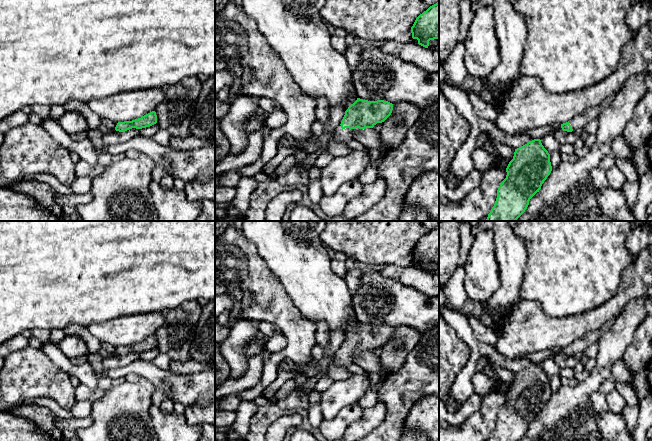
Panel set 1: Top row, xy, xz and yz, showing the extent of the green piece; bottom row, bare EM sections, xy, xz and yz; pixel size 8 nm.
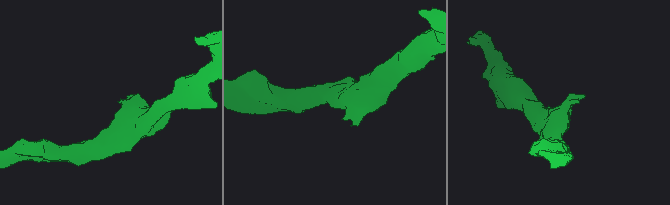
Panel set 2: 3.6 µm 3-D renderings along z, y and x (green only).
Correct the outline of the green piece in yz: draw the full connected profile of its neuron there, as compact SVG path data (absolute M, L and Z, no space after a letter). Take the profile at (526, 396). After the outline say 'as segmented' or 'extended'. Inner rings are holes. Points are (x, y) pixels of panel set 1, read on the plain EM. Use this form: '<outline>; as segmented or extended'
M540 363L515 373L488 441L520 441L551 395L550 378Z; as segmented

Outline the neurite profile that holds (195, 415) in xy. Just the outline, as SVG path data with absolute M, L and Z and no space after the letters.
M210 403L206 406L187 406L184 417L191 426L215 424L215 403Z

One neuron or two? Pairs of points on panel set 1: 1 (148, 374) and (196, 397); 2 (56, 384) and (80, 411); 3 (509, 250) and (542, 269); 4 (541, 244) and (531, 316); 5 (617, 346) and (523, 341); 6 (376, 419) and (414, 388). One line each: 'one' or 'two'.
1: one
2: two
3: two
4: two
5: two
6: two

